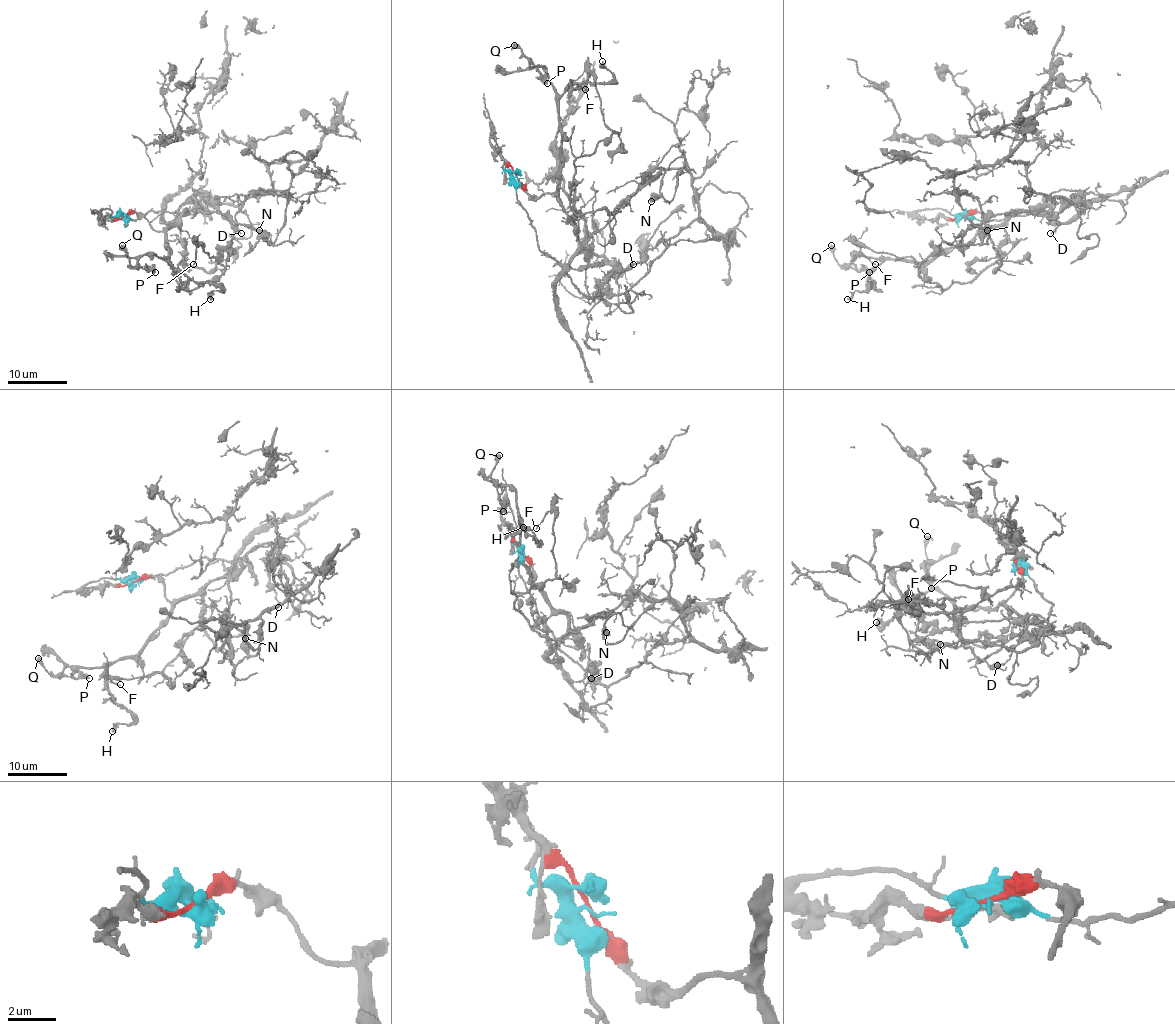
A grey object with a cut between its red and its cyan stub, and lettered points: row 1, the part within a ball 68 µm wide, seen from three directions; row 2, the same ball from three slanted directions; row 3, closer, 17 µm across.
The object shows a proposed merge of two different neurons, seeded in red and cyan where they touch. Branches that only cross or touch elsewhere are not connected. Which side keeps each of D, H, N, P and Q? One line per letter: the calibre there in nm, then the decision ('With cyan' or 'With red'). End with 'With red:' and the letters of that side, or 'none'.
D: Thickness 130 nm. With cyan
H: Thickness 320 nm. With red
N: Thickness 550 nm. With cyan
P: Thickness 360 nm. With red
Q: Thickness 380 nm. With red
With red: H, P, Q

